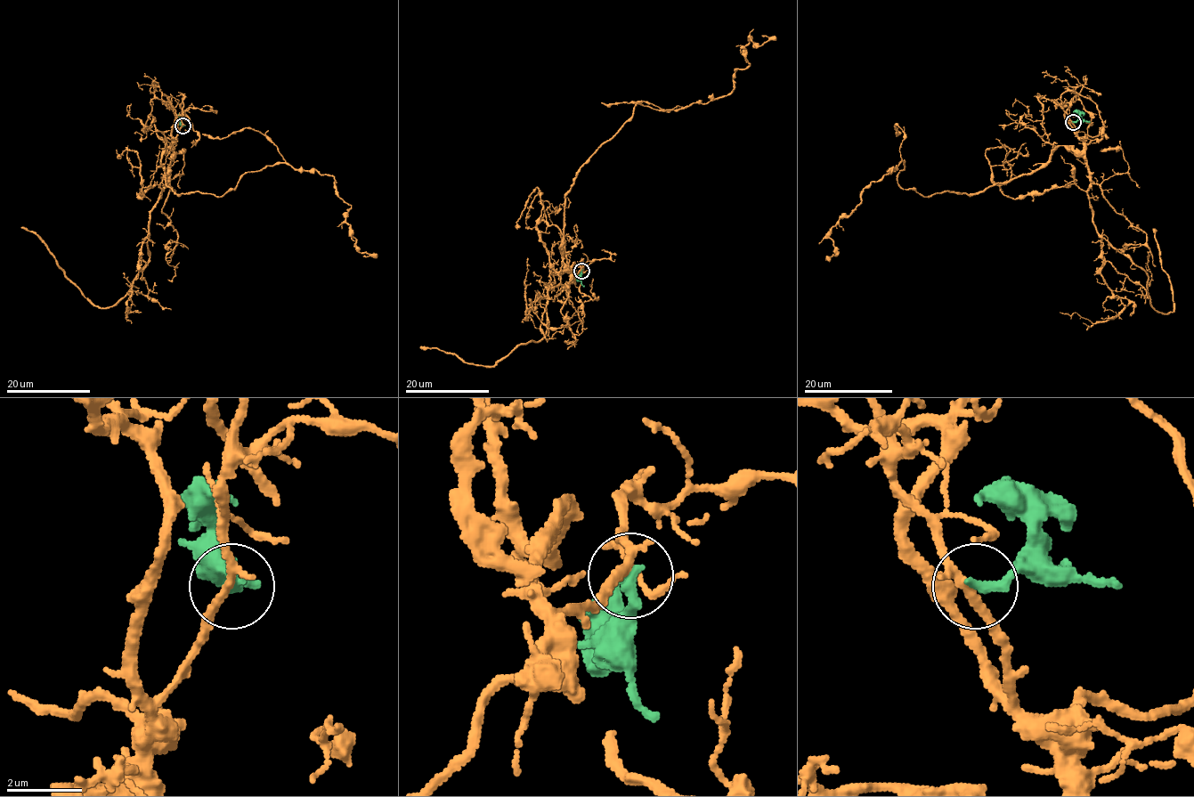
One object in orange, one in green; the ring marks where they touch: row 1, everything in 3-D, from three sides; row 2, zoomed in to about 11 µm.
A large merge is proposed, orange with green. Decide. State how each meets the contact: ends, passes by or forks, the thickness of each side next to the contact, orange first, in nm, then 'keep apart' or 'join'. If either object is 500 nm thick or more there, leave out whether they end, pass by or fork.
orange passes by | green ends | 240/320 nm | keep apart

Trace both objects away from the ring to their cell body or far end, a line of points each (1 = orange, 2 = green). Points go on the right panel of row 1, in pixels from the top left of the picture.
1: (1073, 122), (1082, 150), (1059, 145), (979, 192), (922, 197), (897, 180), (903, 161), (831, 230), (825, 258)
2: (1073, 122), (1090, 122)

